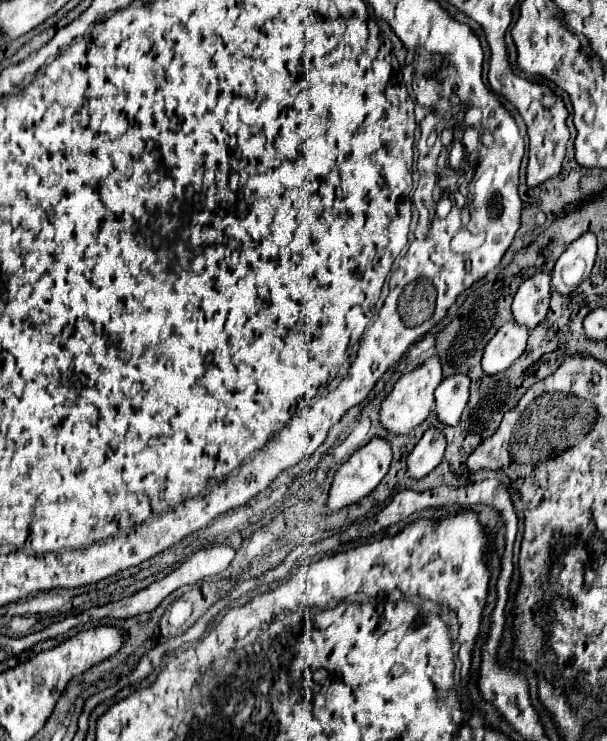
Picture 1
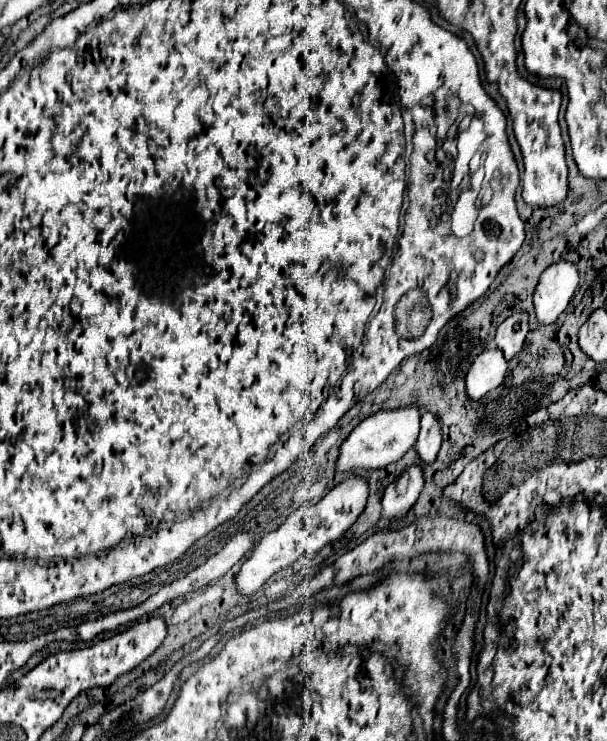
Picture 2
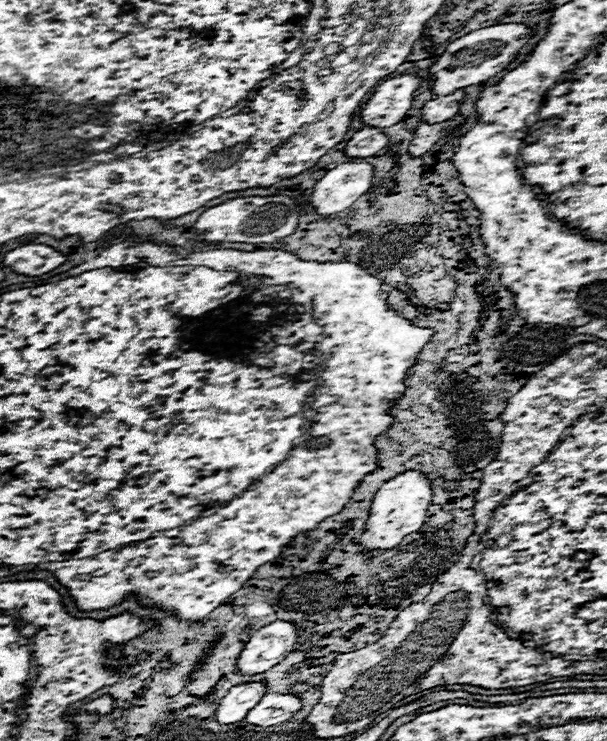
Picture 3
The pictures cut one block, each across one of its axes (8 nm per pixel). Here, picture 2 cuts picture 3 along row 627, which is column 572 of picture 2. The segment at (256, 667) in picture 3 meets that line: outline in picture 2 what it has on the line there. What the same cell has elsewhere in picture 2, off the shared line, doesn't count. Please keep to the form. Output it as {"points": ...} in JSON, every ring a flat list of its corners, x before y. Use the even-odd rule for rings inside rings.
{"points":[[556,262,548,266,536,286,532,304,538,326,548,326,568,308,568,302,578,286,578,270,570,262]]}

